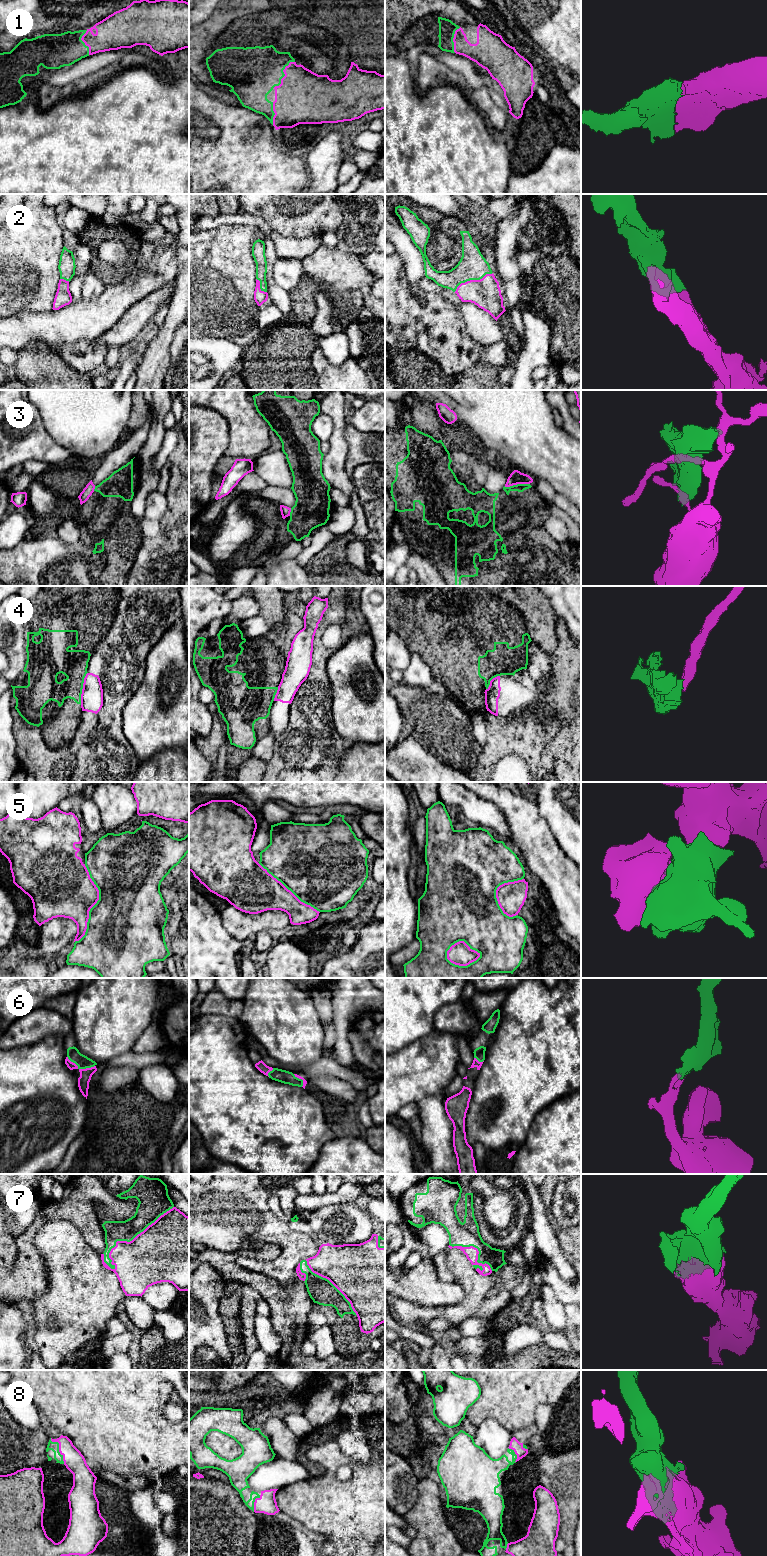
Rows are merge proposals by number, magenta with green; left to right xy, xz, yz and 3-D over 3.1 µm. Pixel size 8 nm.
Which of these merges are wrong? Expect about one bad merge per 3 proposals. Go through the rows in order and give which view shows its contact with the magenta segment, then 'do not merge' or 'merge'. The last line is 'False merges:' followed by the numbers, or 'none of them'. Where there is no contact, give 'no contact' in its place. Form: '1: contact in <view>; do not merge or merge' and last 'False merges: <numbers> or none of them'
1: contact in xz; merge
2: contact in yz; merge
3: contact in yz; do not merge
4: contact in xy; do not merge
5: contact in xy; merge
6: contact in xy; merge
7: contact in xy; merge
8: contact in xy; merge
False merges: 3, 4

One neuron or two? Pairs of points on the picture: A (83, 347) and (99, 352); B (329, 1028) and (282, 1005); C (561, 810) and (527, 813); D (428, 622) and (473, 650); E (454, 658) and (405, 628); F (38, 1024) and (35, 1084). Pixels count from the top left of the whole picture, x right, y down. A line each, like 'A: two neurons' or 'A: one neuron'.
A: one neuron
B: two neurons
C: two neurons
D: one neuron
E: one neuron
F: two neurons

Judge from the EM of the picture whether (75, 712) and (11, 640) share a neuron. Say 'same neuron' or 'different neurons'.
different neurons

